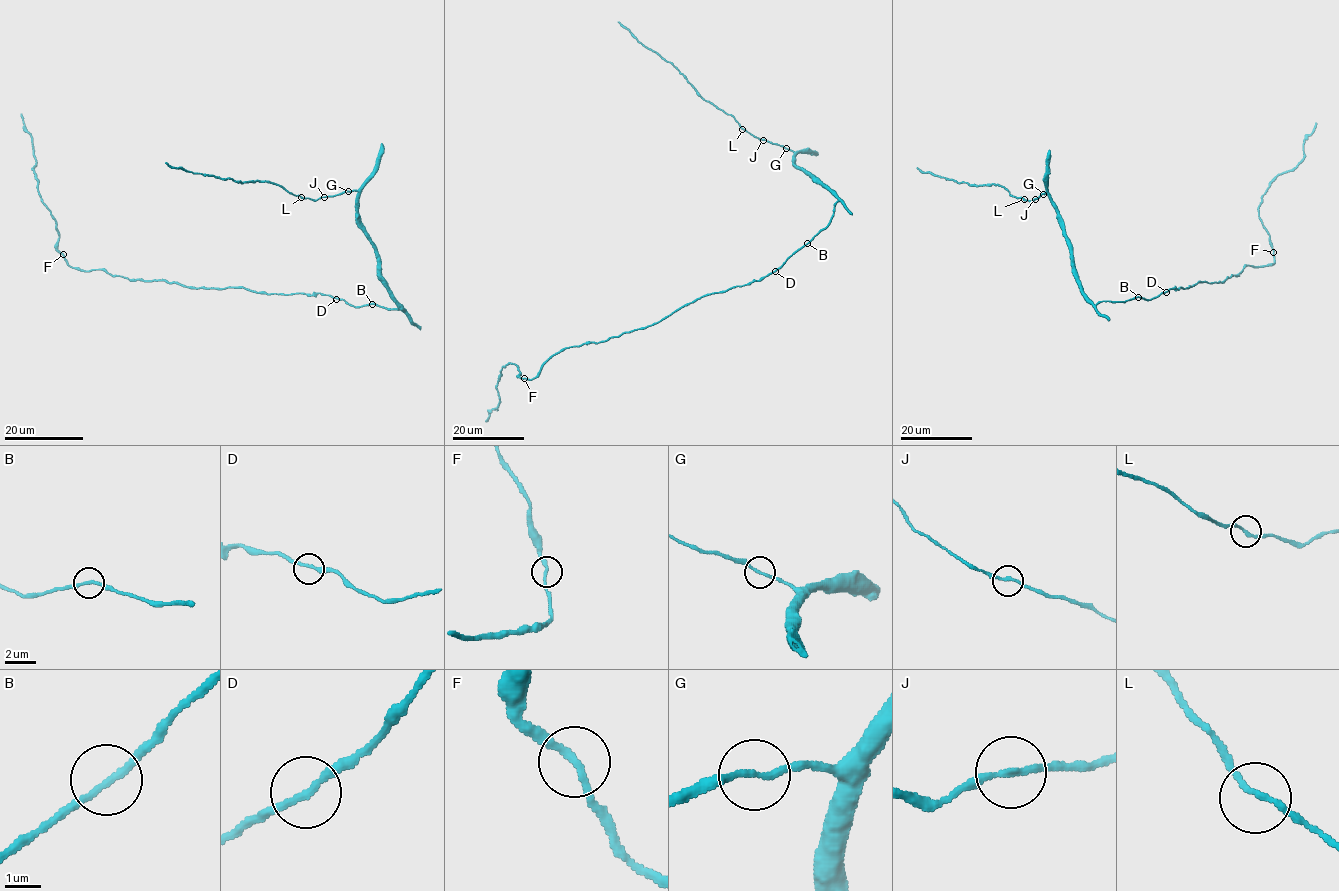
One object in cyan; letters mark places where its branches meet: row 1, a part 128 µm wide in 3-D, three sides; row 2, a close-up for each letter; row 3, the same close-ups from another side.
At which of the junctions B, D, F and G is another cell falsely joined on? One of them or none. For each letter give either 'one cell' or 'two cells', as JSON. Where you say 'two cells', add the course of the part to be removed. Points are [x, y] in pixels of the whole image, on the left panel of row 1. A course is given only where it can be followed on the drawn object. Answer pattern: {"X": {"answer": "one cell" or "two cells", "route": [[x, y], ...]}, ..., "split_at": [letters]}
{"B": {"answer": "one cell"}, "D": {"answer": "one cell"}, "F": {"answer": "one cell"}, "G": {"answer": "one cell"}, "split_at": []}

